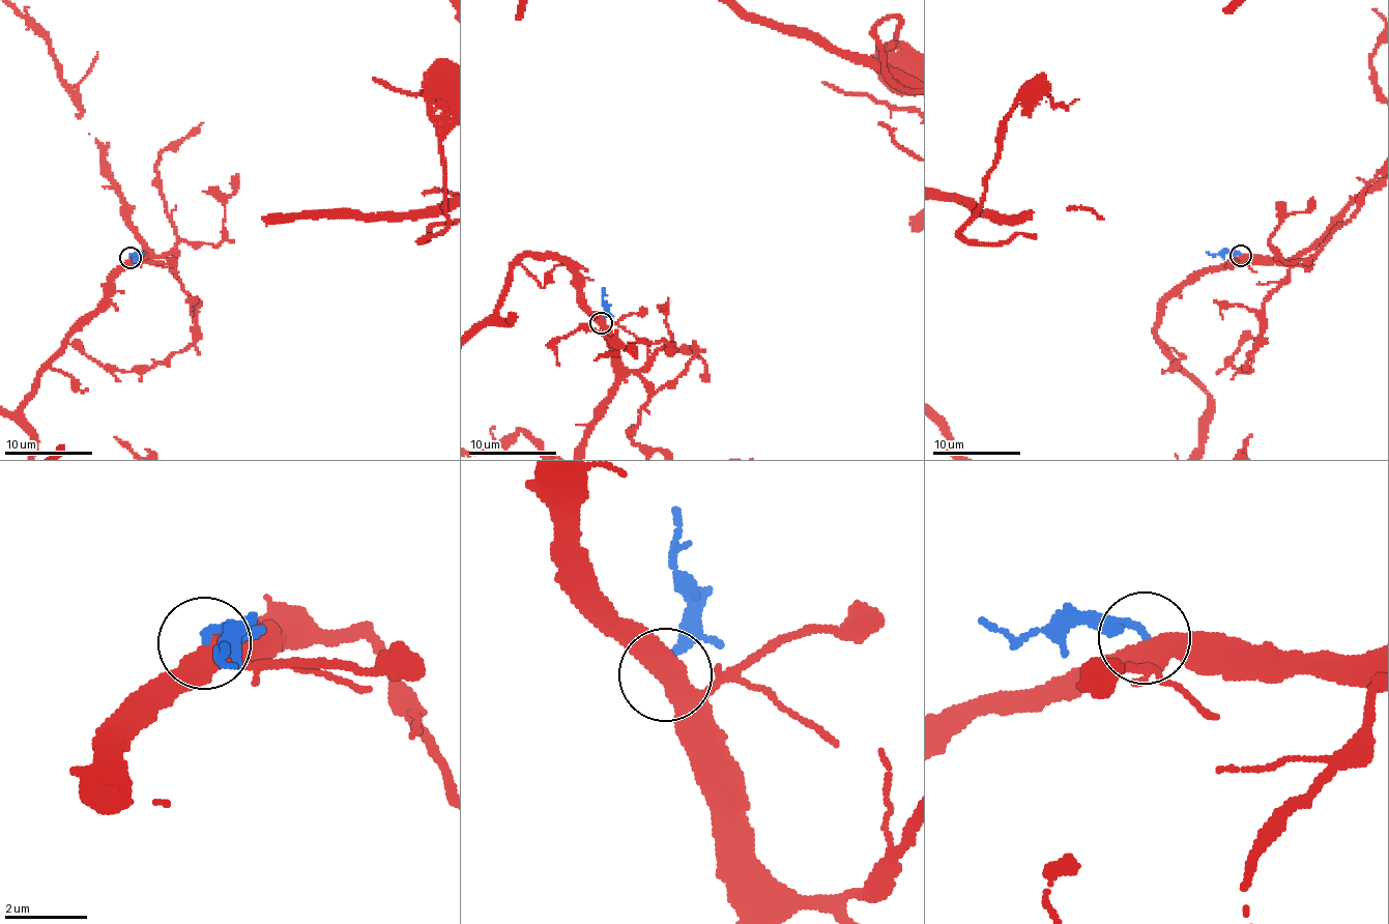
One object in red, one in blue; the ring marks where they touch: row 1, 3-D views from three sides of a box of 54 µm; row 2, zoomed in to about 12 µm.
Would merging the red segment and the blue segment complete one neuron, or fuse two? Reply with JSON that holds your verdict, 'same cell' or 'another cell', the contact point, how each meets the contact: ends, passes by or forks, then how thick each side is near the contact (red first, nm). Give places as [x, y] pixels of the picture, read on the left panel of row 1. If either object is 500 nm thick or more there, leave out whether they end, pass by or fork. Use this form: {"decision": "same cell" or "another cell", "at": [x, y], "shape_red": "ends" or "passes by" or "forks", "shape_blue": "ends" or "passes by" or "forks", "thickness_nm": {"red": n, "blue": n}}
{"decision": "another cell", "at": [131, 257], "shape_red": "forks", "shape_blue": "ends", "thickness_nm": {"red": 400, "blue": 200}}

